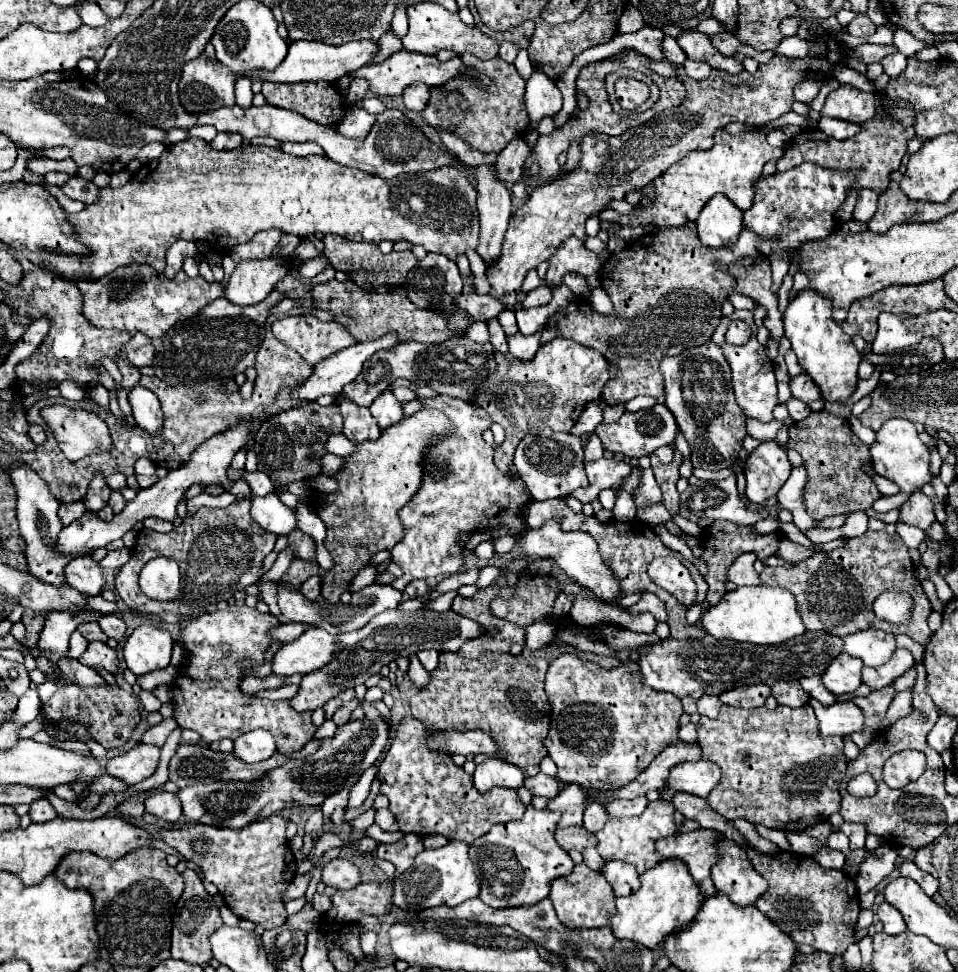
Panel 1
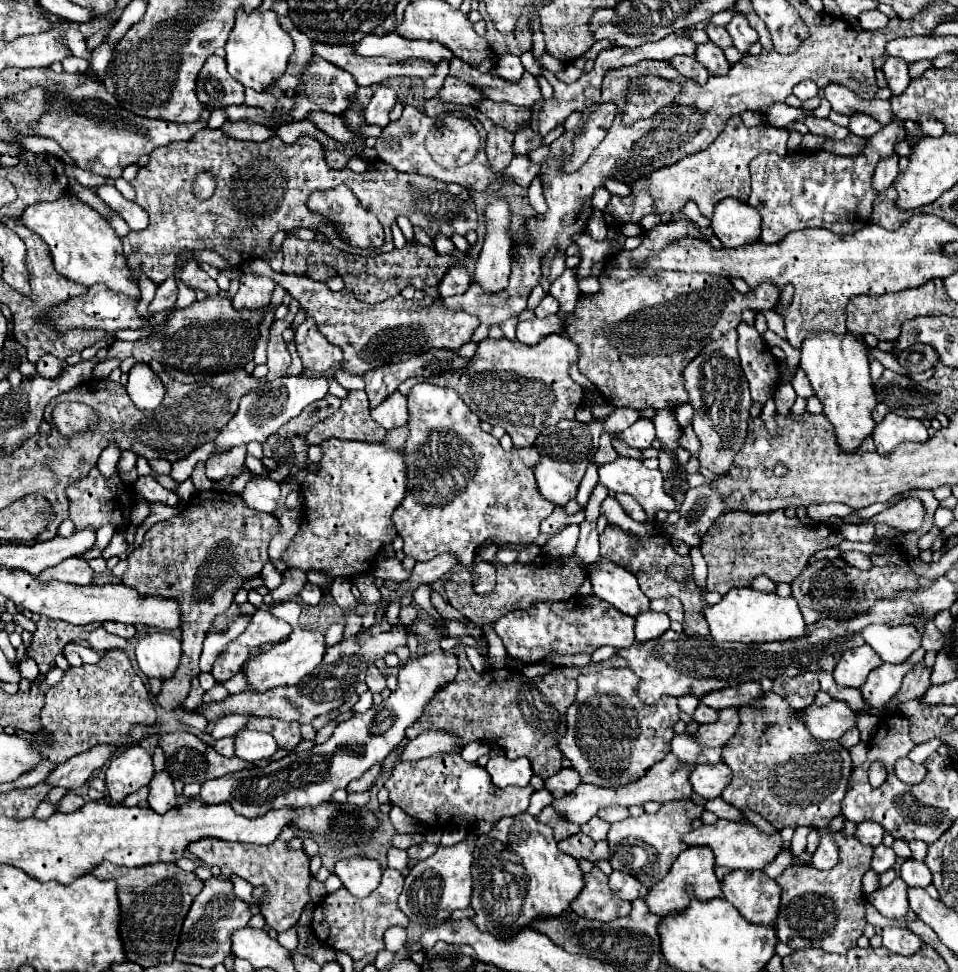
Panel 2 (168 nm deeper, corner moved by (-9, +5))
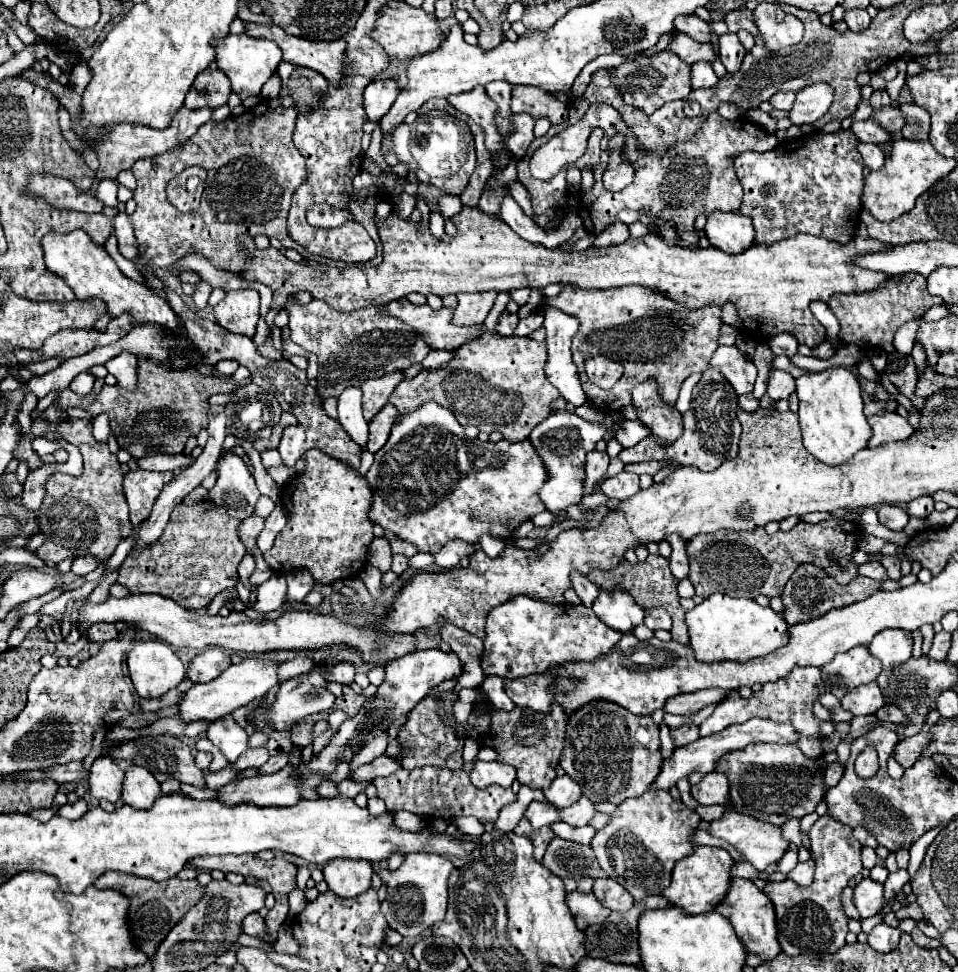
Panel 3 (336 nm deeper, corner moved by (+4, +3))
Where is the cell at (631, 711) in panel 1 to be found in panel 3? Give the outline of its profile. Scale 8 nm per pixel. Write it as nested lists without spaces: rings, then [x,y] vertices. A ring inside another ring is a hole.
[[[605,699],[589,701],[567,715],[565,749],[561,753],[561,769],[581,785],[583,795],[591,801],[609,801],[619,805],[629,797],[643,795],[655,773],[659,773],[659,727],[651,715],[633,715],[621,705]]]

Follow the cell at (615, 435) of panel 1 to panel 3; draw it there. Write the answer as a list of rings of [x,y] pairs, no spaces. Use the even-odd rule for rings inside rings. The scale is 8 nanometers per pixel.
[[[625,421],[623,427],[617,429],[615,439],[623,445],[623,447],[633,447],[637,445],[641,439],[645,439],[649,435],[649,429],[641,423],[641,421]]]

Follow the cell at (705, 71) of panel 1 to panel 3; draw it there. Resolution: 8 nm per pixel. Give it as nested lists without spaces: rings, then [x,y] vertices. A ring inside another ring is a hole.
[[[667,49],[659,51],[653,57],[637,57],[635,61],[627,61],[617,67],[615,75],[617,75],[617,87],[619,87],[625,103],[639,107],[645,113],[653,113],[667,101],[683,99],[691,91],[691,81],[689,81],[691,65],[679,61],[679,57],[675,57],[675,53],[667,53]]]

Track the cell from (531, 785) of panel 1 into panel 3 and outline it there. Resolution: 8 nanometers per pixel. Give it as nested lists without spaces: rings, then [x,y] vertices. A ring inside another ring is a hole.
[[[563,775],[563,777],[555,777],[551,781],[551,785],[547,789],[543,789],[543,795],[553,805],[569,807],[569,805],[573,805],[581,797],[581,789],[569,775]]]

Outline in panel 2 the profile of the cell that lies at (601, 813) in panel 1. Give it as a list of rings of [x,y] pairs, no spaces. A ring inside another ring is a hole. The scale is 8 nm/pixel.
[[[594,817],[592,821],[588,821],[588,823],[582,825],[582,833],[588,833],[594,841],[602,841],[602,839],[606,839],[608,829],[610,829],[610,825],[608,825],[606,821],[598,819],[598,817]]]

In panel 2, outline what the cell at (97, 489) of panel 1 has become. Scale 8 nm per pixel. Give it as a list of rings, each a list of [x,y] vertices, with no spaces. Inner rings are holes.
[[[114,441],[102,451],[102,455],[100,455],[96,467],[100,467],[100,471],[102,471],[104,477],[106,477],[106,475],[110,477],[110,475],[116,471],[116,463],[118,463],[118,459],[120,459],[120,453],[122,453],[122,449],[116,447]]]

